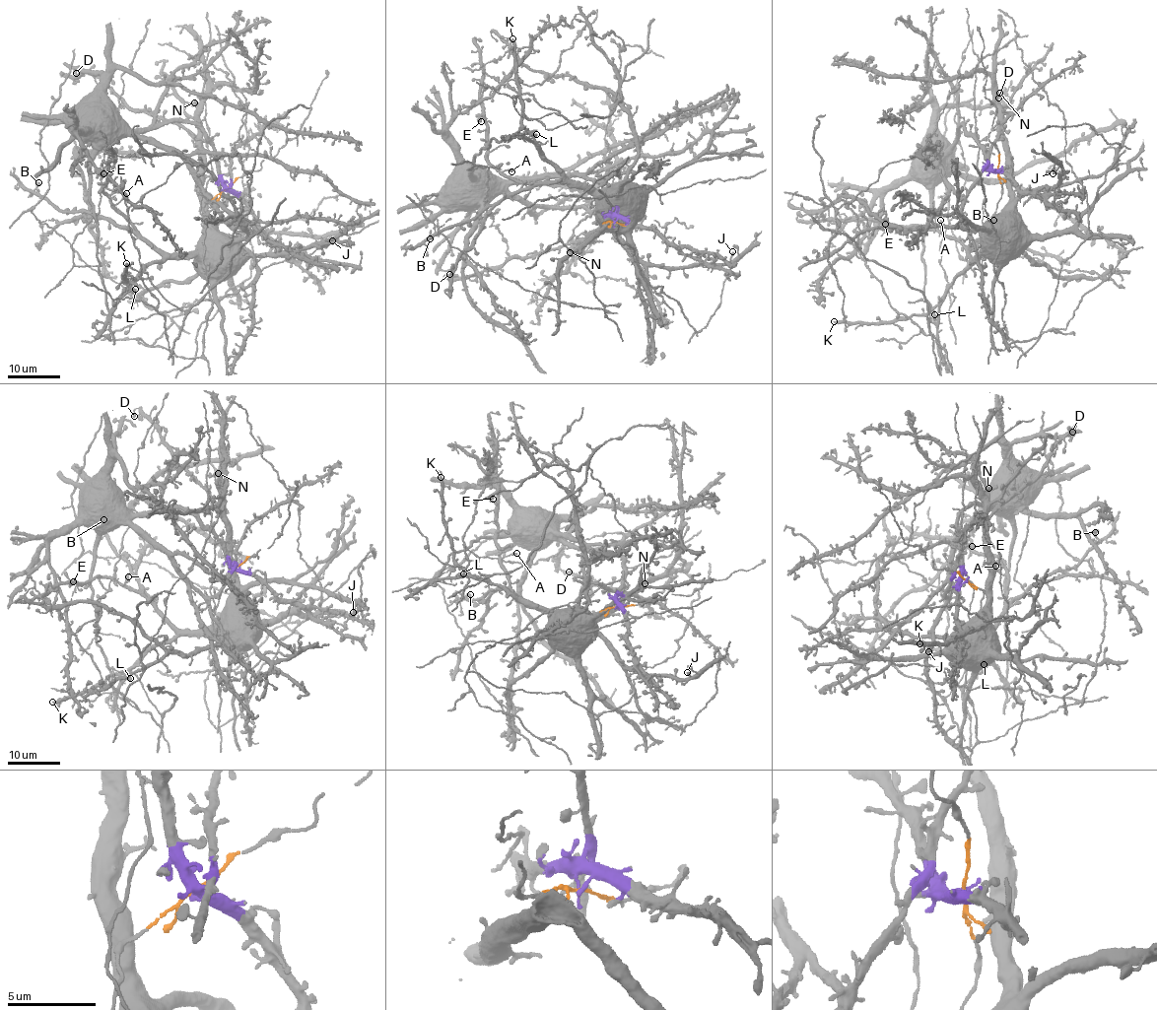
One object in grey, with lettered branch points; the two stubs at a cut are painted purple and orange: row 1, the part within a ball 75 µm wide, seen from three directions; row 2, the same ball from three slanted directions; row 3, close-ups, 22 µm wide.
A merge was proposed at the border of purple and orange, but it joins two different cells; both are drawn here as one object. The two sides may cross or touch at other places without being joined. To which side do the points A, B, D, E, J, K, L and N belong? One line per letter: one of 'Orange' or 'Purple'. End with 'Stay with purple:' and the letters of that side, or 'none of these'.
A: Orange
B: Orange
D: Orange
E: Orange
J: Orange
K: Orange
L: Orange
N: Orange
Stay with purple: none of these

